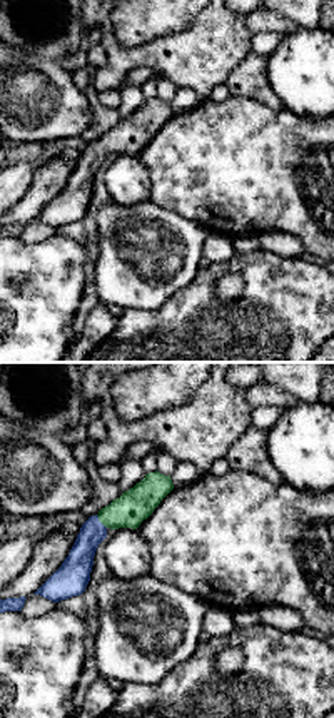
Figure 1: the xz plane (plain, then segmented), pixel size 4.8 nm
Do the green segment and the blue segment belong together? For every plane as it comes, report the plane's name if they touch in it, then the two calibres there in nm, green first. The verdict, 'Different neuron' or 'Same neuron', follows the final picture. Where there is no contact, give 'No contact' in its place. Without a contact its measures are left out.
Touches green in xz. Thickness 160 nm (green) against 140 nm

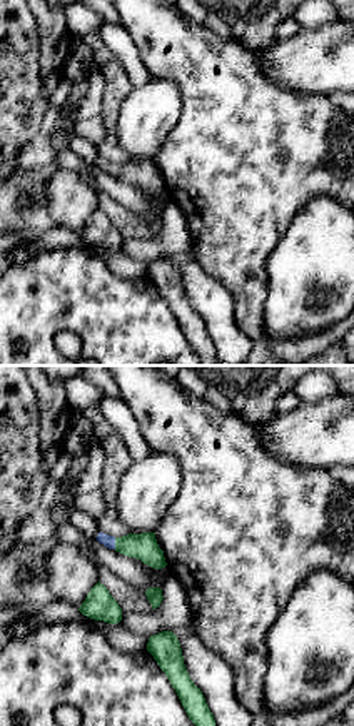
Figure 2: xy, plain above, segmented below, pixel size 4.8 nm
Touches green in xy. Thickness 130 nm (green) against 60 nm

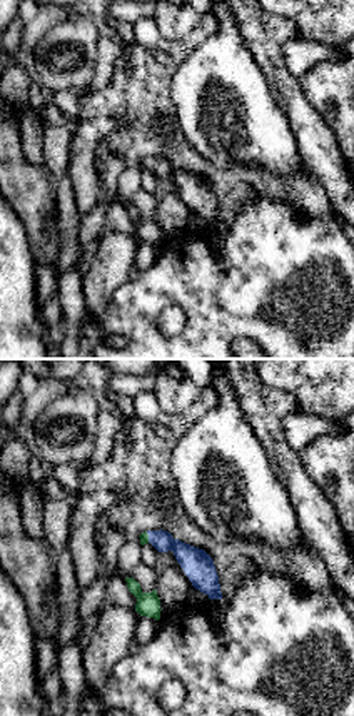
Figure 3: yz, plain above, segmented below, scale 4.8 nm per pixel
Touches green in yz. Thickness 50 nm (green) against 130 nm

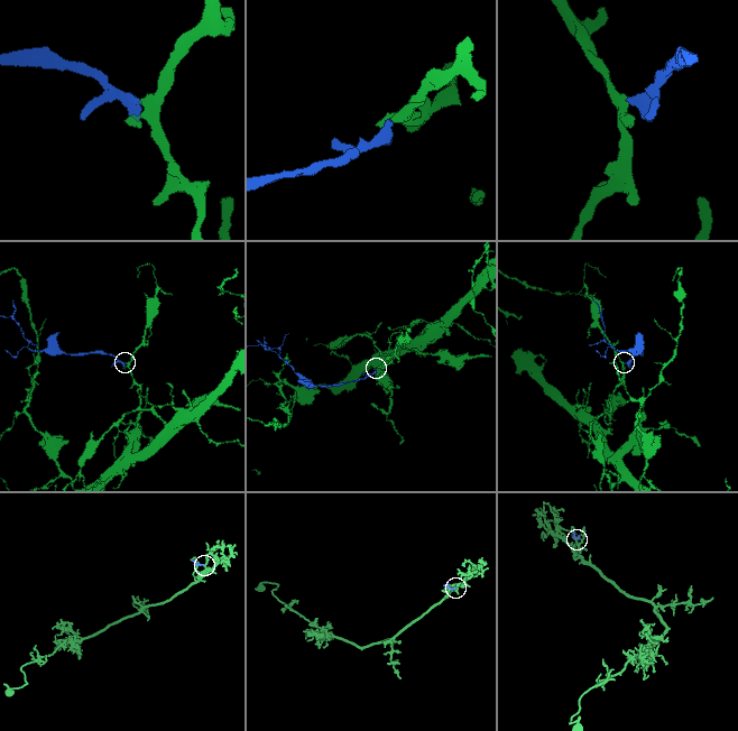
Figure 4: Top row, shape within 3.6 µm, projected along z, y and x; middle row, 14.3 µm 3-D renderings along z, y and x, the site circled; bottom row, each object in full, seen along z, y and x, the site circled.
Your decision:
Same neuron

